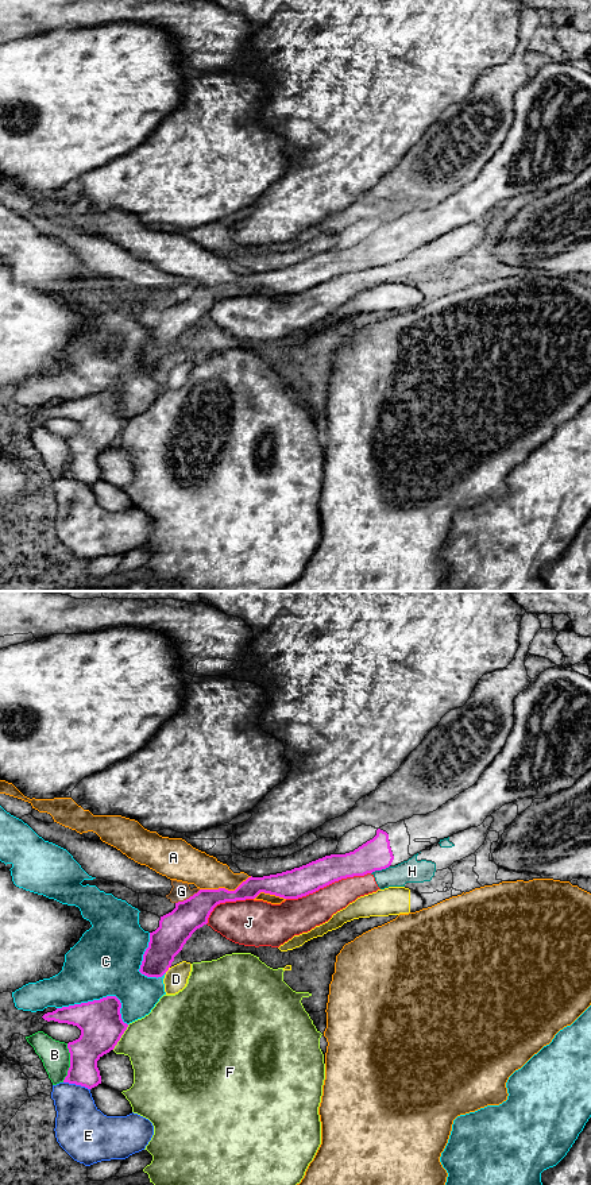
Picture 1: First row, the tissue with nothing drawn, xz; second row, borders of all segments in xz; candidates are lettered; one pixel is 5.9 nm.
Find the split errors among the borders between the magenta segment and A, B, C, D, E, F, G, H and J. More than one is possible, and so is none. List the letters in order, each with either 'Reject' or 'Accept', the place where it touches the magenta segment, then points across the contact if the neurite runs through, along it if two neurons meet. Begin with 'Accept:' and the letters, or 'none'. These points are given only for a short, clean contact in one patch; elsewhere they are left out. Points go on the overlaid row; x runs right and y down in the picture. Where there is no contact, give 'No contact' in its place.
Accept: none
A: Reject. Touches magenta at xz (226, 890)
B: Reject. Touches magenta at xz (70, 1062)
C: Reject. Touches magenta at xz (100, 999)
D: Reject. Touches magenta at xz (167, 969). Boundary: xz (169, 967), (165, 972)
E: Reject. Touches magenta at xz (77, 1084). Boundary: xz (64, 1081), (80, 1084), (89, 1089)
F: Reject. Touches magenta at xz (120, 1037)
G: Reject. Touches magenta at xz (189, 898). Boundary: xz (200, 890), (176, 903)
H: Reject. Touches magenta at xz (379, 869). Boundary: xz (389, 865), (371, 873)
J: Reject. Touches magenta at xz (328, 884)

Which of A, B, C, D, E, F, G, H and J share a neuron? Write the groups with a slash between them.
A / B / C / D / E / F / G H J

